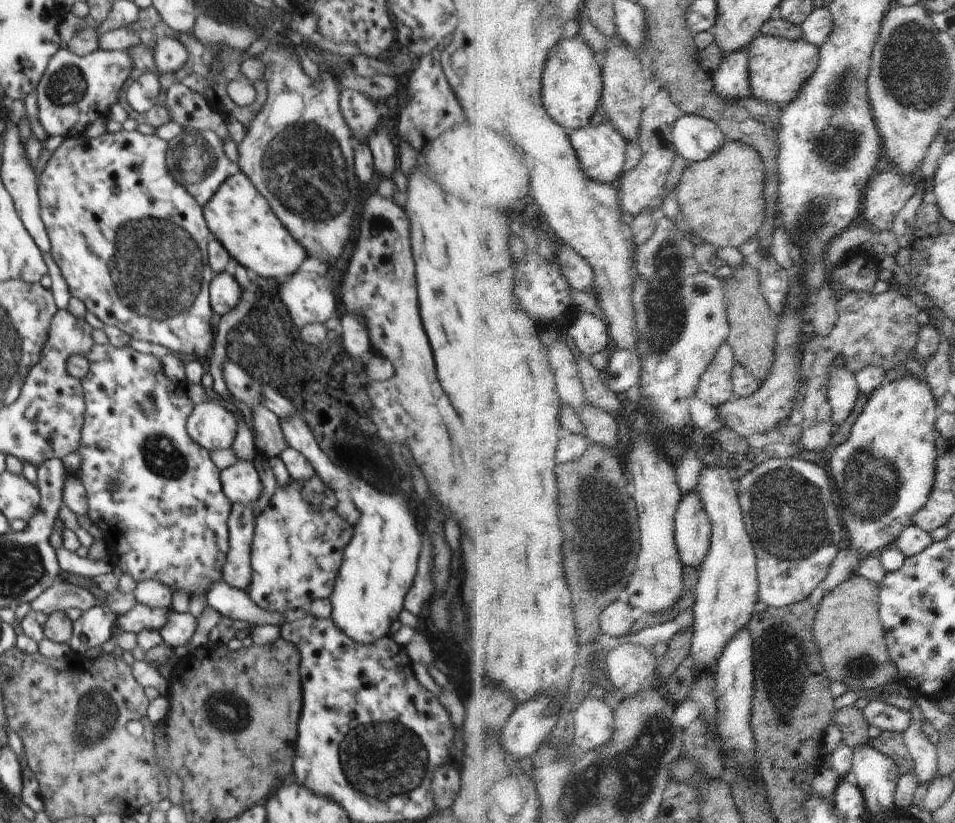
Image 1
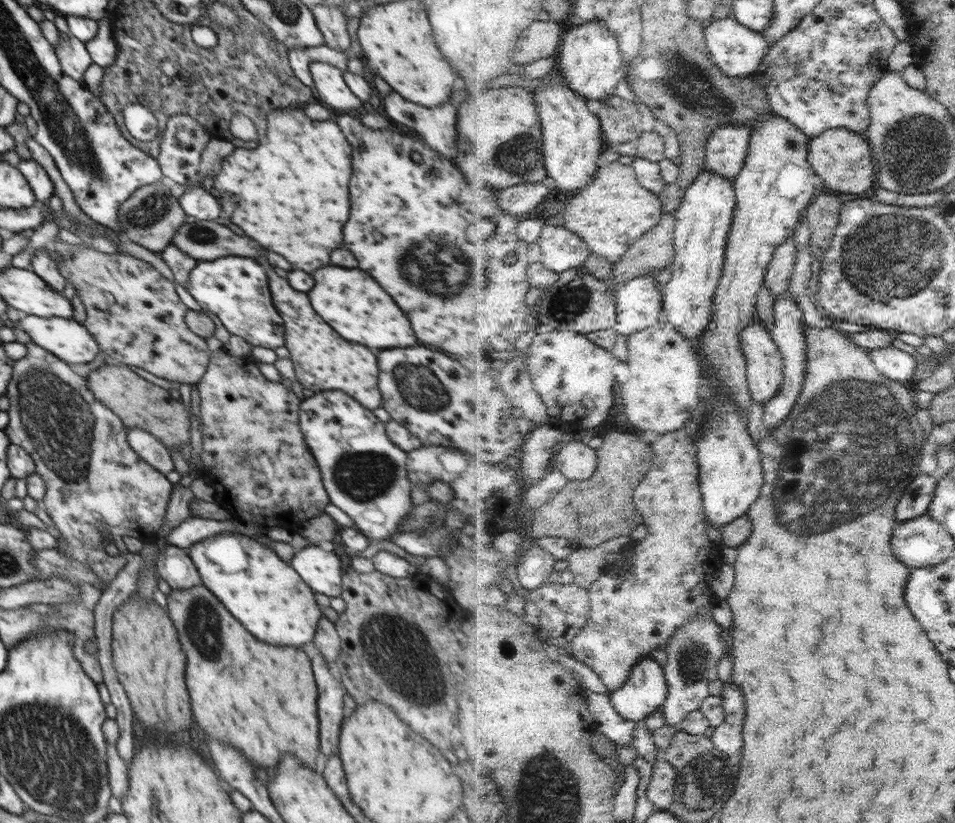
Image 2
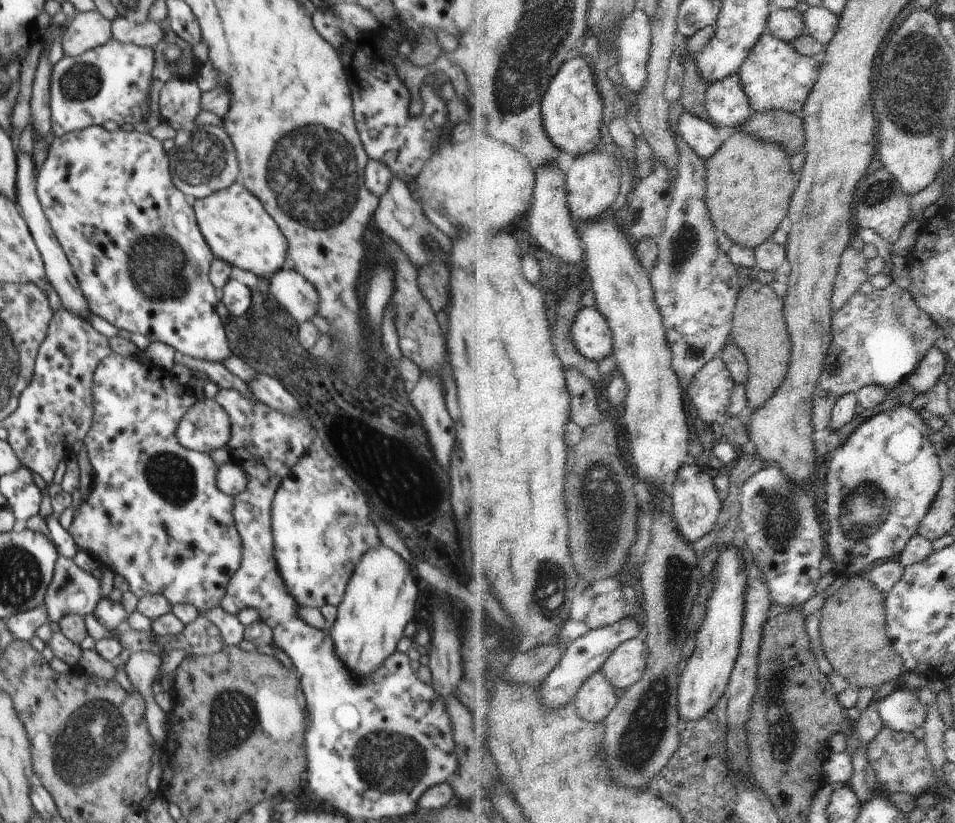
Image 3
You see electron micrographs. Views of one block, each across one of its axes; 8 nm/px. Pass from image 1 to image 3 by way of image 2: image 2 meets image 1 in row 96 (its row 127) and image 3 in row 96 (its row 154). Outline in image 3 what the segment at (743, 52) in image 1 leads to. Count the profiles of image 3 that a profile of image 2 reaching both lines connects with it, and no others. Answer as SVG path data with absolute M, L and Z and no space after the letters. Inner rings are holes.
M740 73L711 85L707 107L711 121L717 128L742 128L756 112Z

